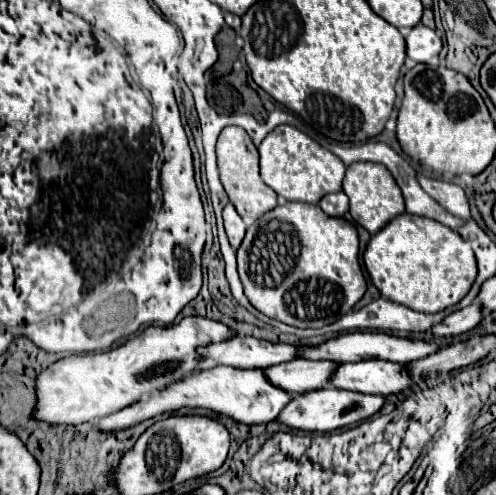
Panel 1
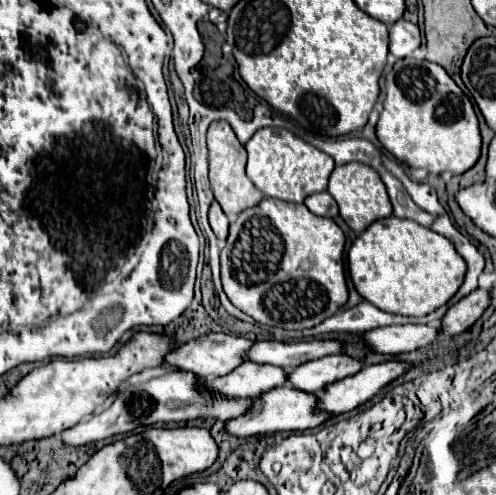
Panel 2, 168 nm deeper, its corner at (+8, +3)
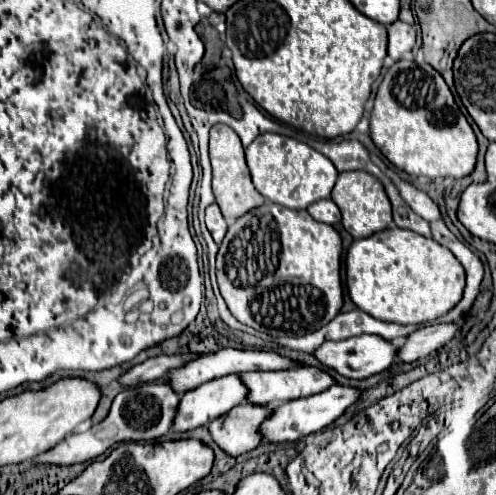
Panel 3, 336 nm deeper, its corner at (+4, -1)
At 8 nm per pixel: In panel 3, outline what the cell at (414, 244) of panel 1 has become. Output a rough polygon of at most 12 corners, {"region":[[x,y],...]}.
{"region":[[398,227],[346,253],[352,303],[420,325],[448,313],[464,269]]}

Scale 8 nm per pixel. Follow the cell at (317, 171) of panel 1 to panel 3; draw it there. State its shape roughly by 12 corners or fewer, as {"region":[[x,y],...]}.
{"region":[[278,133],[246,147],[256,191],[288,209],[330,197],[326,155]]}

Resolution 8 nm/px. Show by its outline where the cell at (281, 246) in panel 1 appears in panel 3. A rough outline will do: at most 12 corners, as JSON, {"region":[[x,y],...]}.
{"region":[[264,203],[216,255],[230,313],[272,337],[342,307],[342,239]]}

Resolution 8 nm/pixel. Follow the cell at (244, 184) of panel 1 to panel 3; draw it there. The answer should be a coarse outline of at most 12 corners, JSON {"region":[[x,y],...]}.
{"region":[[210,129],[214,197],[228,223],[264,203],[240,137]]}

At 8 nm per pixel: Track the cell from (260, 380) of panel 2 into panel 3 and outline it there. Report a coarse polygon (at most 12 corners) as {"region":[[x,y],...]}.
{"region":[[238,375],[180,397],[172,429],[208,425],[244,401]]}

